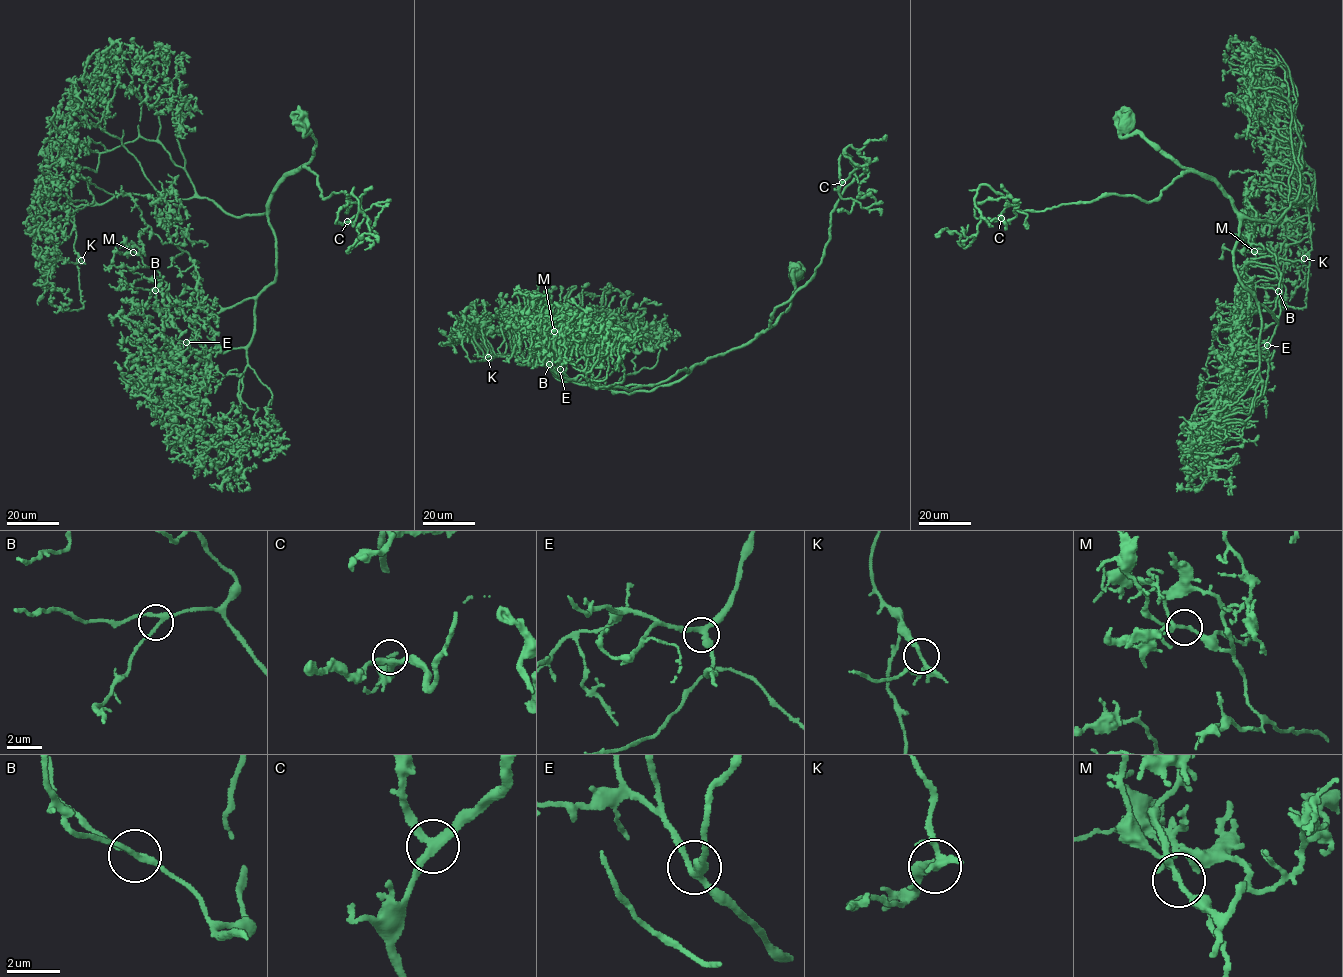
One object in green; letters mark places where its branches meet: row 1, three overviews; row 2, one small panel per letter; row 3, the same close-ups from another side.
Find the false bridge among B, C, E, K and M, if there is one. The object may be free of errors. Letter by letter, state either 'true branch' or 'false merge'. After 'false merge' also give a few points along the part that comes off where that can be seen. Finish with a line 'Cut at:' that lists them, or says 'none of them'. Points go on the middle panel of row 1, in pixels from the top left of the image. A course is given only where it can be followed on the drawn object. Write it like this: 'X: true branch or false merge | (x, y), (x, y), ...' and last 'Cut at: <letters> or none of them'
B: true branch
C: true branch
E: true branch
K: true branch
M: true branch
Cut at: none of them

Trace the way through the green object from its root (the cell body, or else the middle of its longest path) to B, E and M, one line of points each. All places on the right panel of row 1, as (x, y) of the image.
B: (1128, 120), (1121, 136), (1139, 133), (1229, 198), (1239, 223), (1233, 270), (1277, 323), (1278, 291)
E: (1128, 120), (1121, 136), (1139, 133), (1230, 199), (1239, 223), (1233, 270), (1278, 322), (1267, 345)
M: (1128, 120), (1121, 136), (1139, 133), (1229, 198), (1239, 223), (1233, 270), (1279, 323), (1281, 284), (1254, 250)

